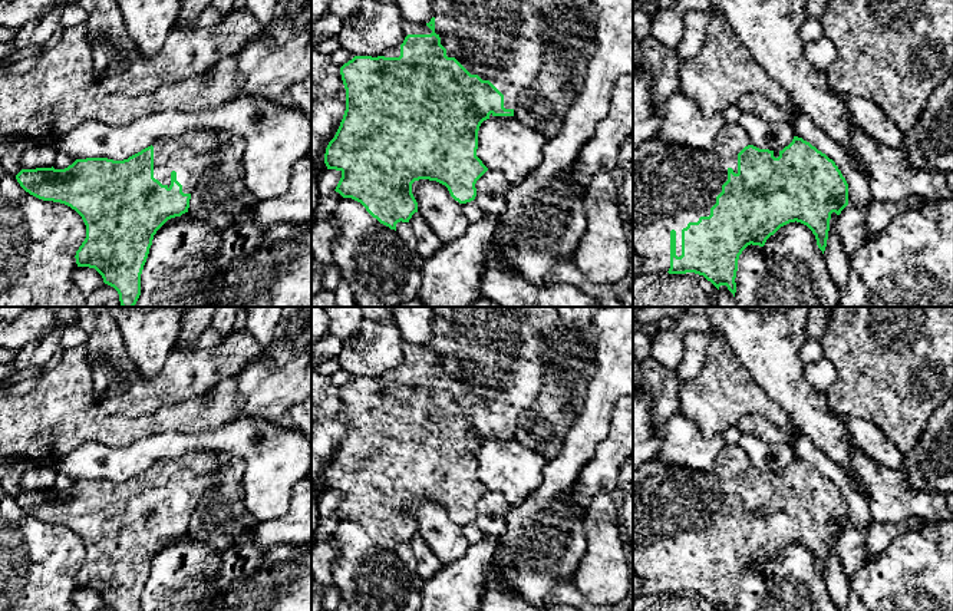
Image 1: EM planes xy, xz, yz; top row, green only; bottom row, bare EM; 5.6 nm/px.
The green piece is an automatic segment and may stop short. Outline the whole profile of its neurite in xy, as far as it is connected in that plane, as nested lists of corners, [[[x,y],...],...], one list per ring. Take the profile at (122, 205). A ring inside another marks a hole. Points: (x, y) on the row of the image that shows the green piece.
[[[192,129],[158,139],[123,161],[76,159],[65,169],[22,169],[16,179],[30,195],[65,204],[82,217],[86,238],[75,255],[78,267],[95,268],[118,291],[121,306],[133,307],[154,235],[168,219],[188,212],[191,194],[218,149],[218,131]]]

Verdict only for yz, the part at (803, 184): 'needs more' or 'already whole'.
needs more

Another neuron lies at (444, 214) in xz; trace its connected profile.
[[[419,179],[412,184],[412,194],[418,202],[418,212],[445,245],[464,235],[471,222],[462,212],[462,204],[451,196],[445,185]]]

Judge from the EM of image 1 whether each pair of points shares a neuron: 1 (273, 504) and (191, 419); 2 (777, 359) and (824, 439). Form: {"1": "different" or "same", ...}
{"1": "different", "2": "same"}

